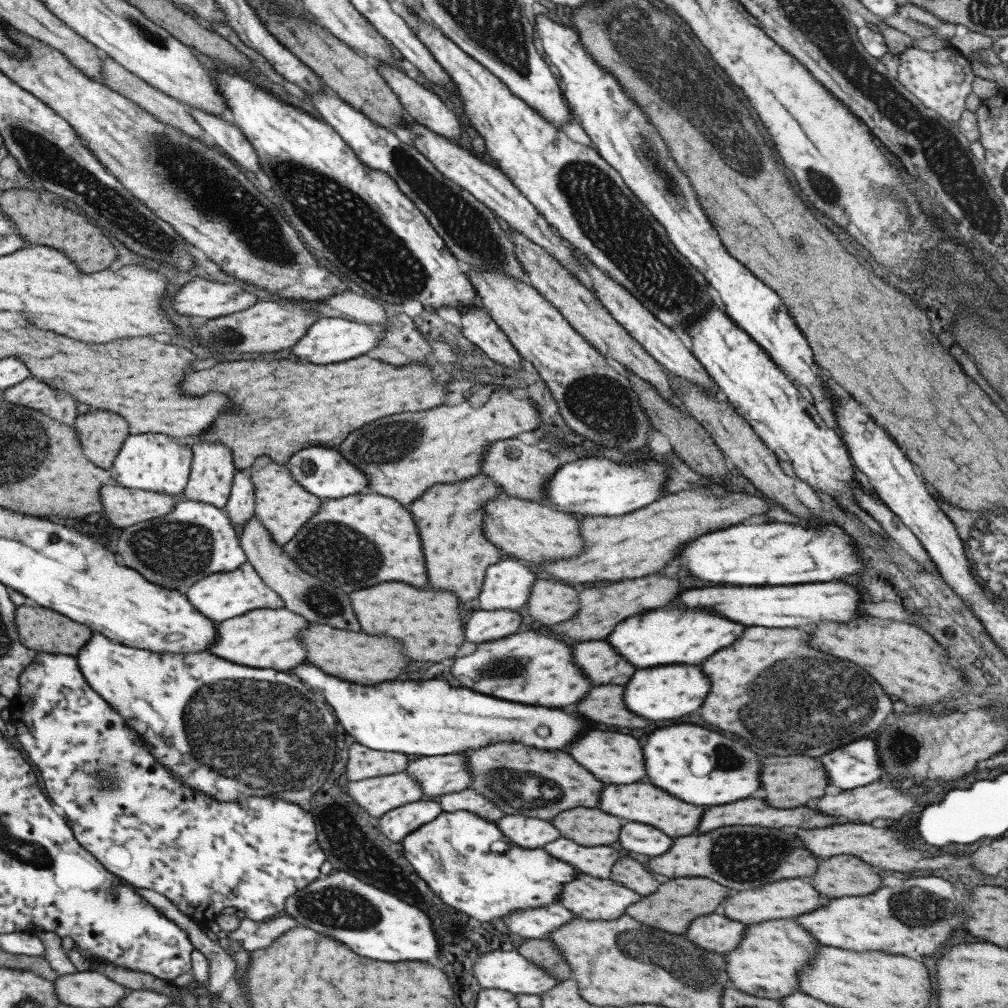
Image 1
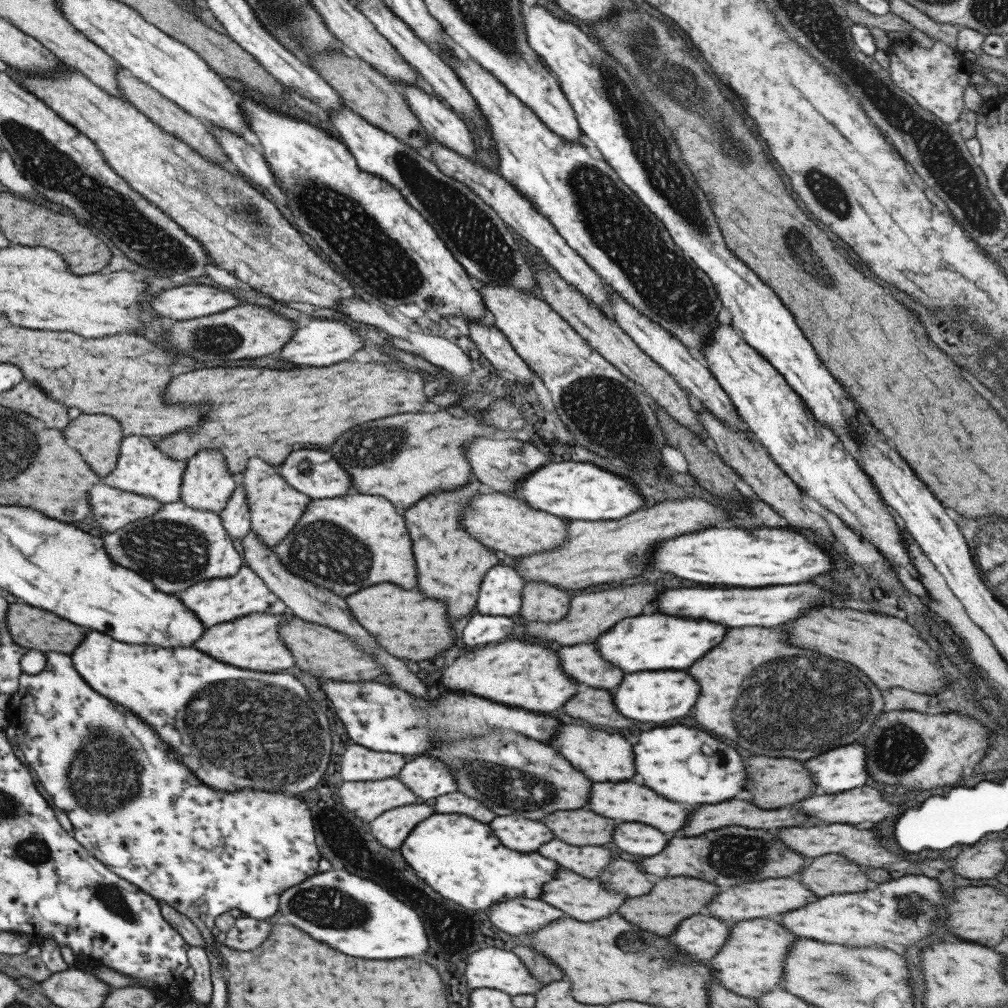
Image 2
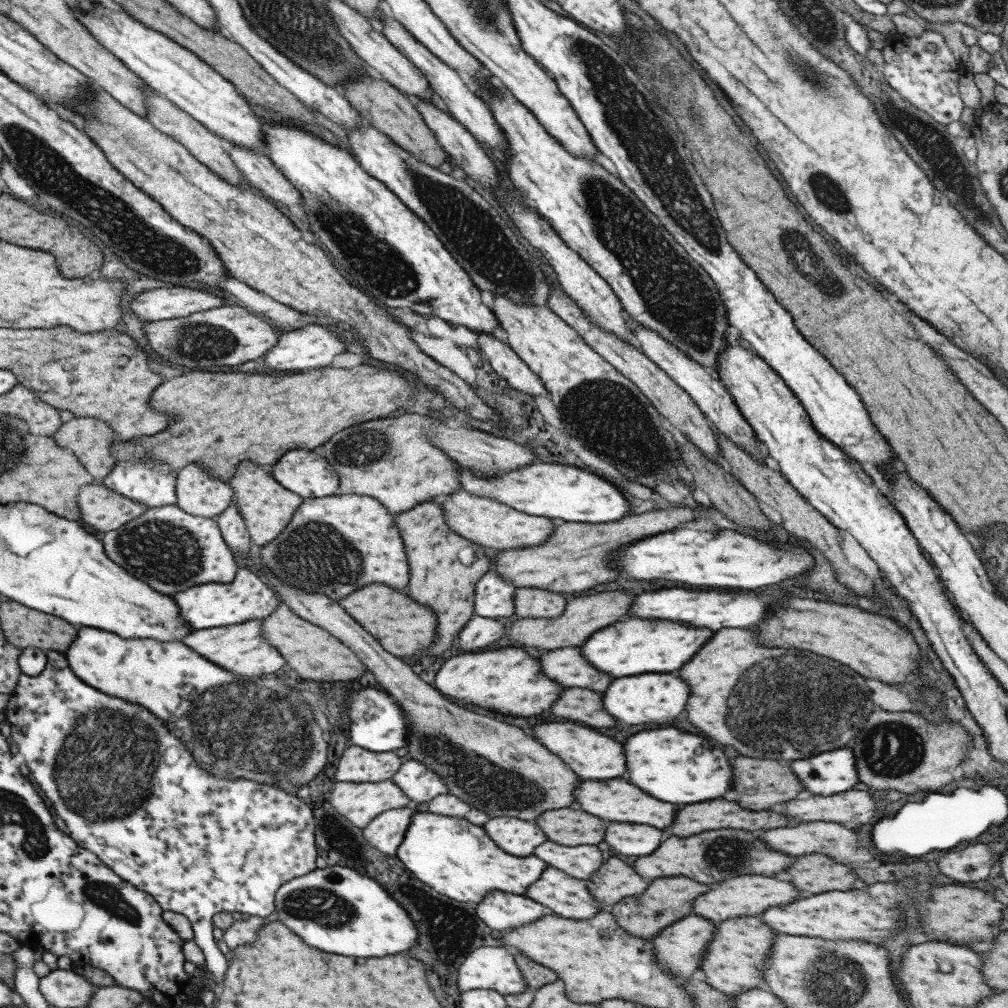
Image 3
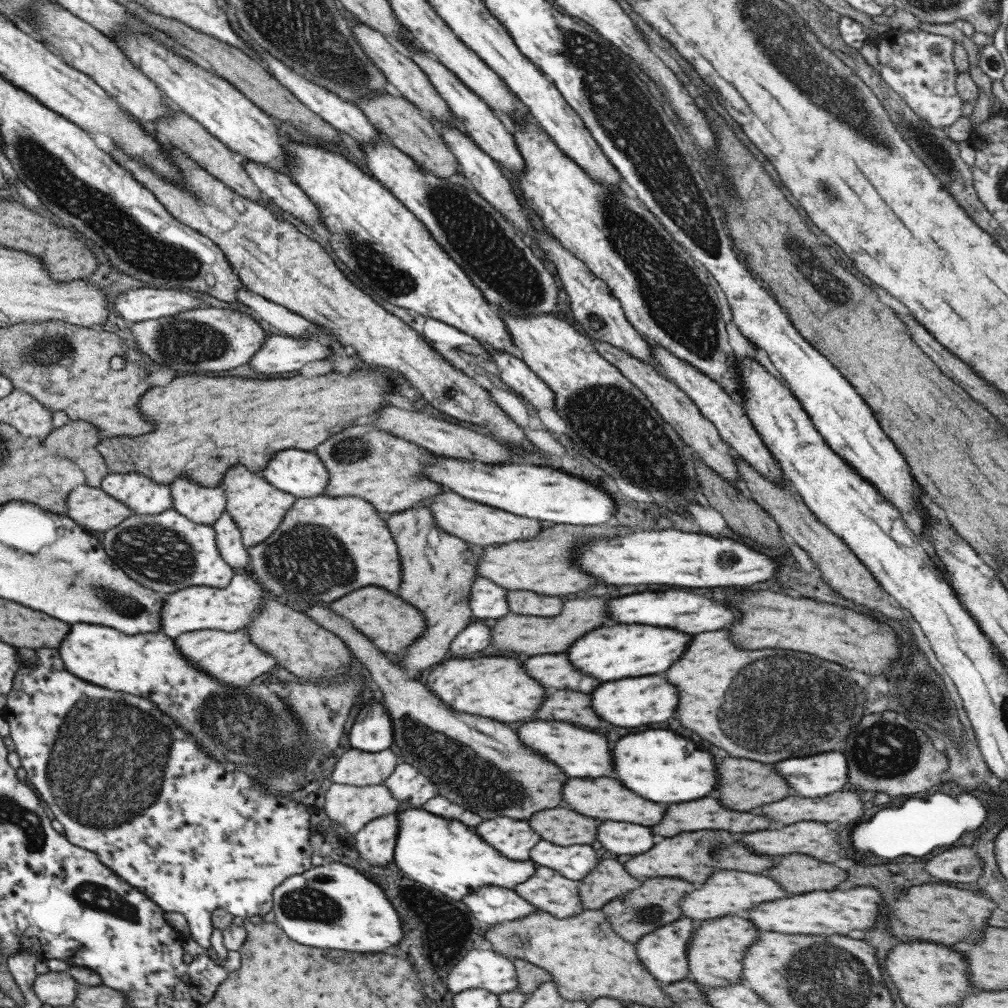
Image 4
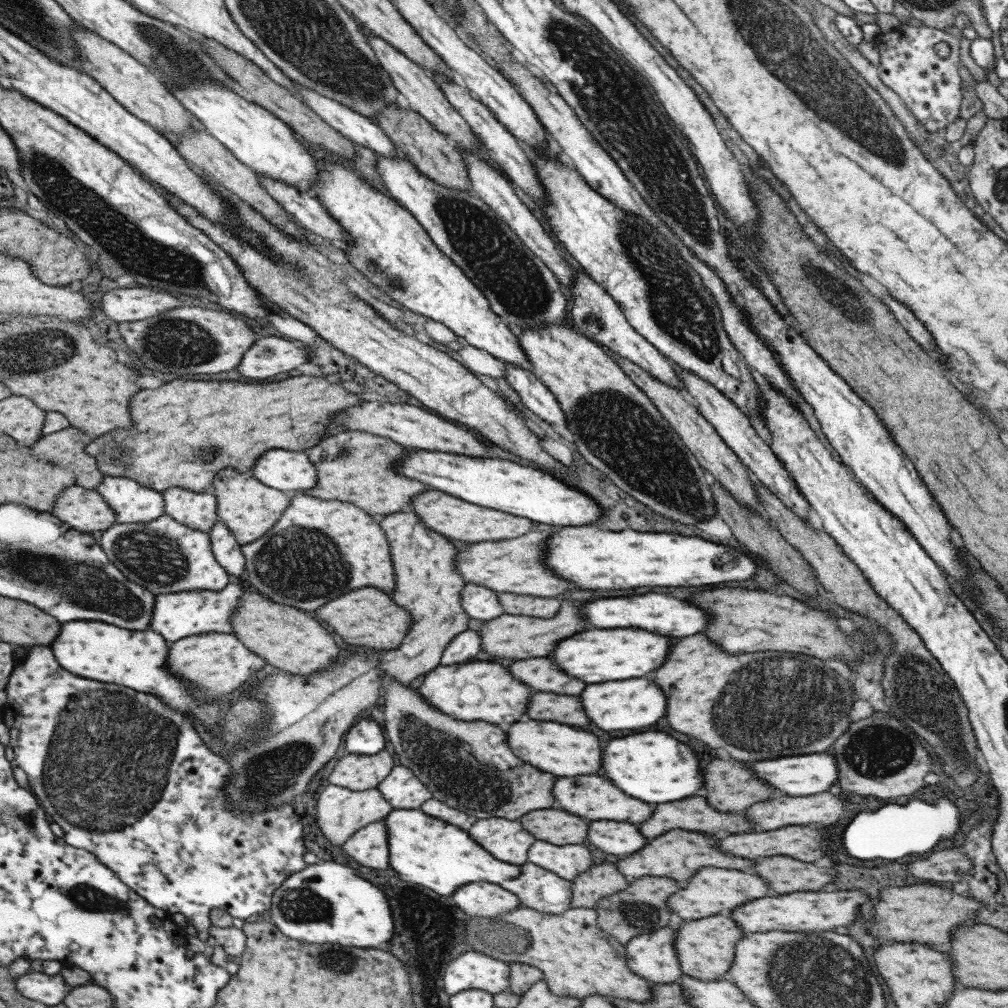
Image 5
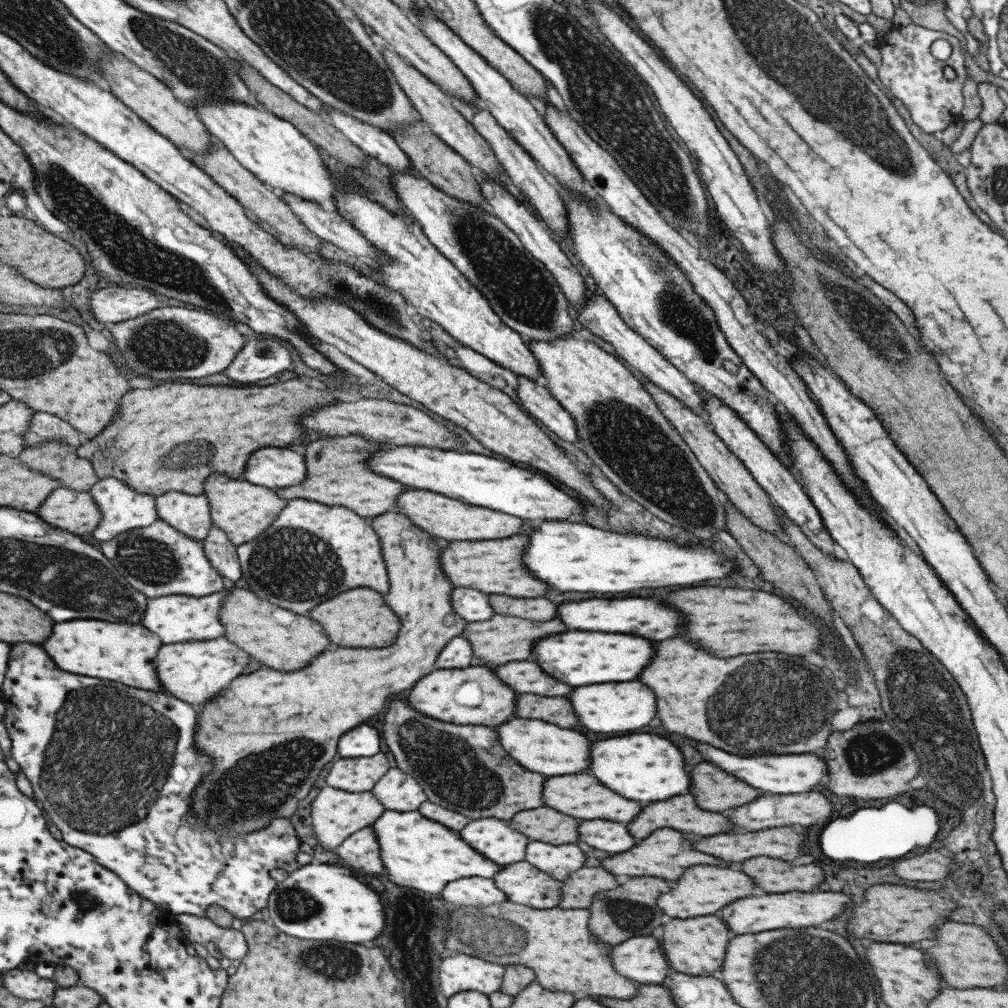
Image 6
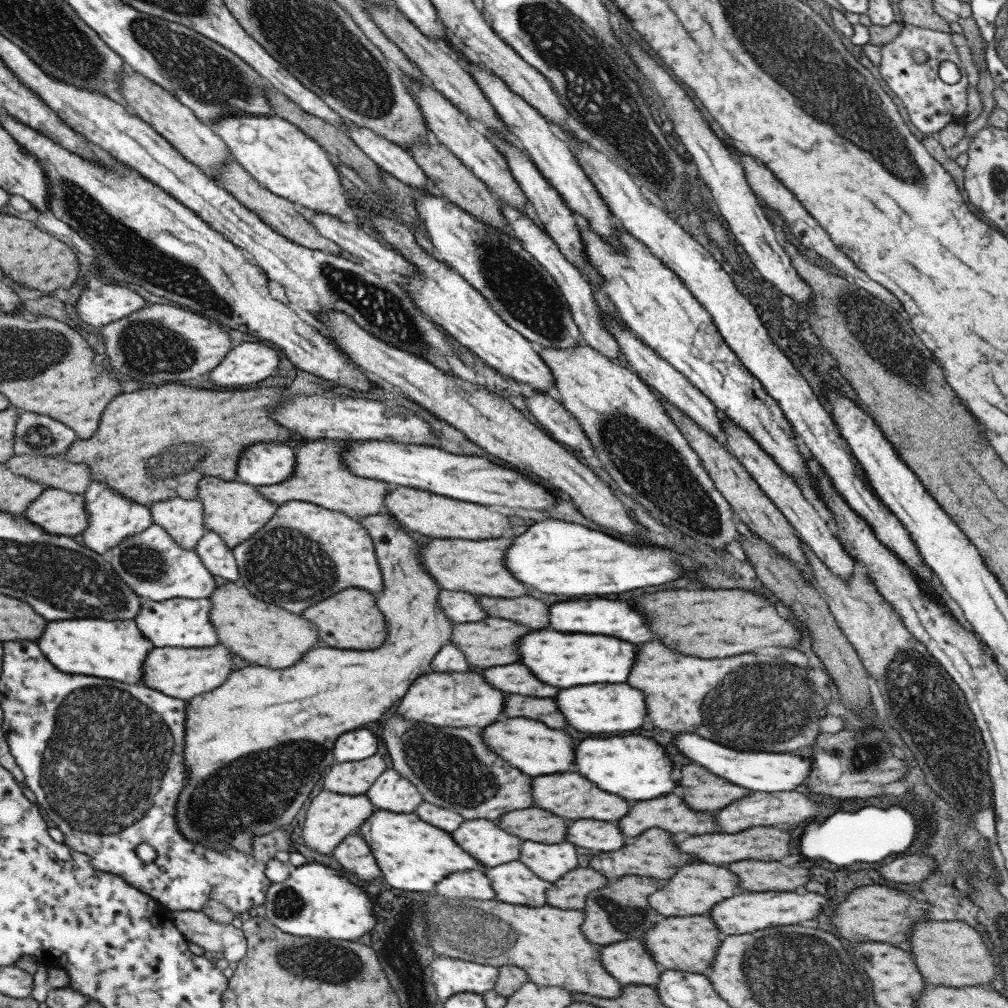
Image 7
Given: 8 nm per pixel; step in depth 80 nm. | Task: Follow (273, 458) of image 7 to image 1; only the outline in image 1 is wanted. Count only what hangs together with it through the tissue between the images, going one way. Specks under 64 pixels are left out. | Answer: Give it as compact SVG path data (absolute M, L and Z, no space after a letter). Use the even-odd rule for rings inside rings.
M316 446L295 451L295 454L288 458L285 466L297 484L320 499L340 499L344 496L369 492L366 483L368 478L364 472L354 467L334 447Z

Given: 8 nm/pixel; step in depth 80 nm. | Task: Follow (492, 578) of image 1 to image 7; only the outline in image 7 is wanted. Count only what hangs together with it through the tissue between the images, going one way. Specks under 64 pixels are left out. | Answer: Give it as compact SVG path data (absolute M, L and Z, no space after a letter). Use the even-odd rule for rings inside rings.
M440 589L438 603L445 616L454 623L477 622L486 617L478 597L468 592Z

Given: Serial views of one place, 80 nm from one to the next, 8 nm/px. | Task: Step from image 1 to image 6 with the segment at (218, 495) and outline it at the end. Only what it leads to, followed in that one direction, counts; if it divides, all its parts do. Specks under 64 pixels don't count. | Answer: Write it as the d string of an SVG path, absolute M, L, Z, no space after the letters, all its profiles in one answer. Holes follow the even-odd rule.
M167 491L155 499L159 520L167 521L176 531L192 539L201 541L207 536L212 522L205 495Z

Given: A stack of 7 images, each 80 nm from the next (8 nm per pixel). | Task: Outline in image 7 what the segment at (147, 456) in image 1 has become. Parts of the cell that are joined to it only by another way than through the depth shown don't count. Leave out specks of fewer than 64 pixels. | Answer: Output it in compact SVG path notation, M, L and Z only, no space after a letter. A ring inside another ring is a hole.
M90 481L83 496L88 525L83 529L83 532L80 532L80 535L83 538L83 546L90 548L98 555L104 556L106 550L117 545L121 539L137 535L152 523L149 506L137 504L134 500L120 495L108 487L108 484Z

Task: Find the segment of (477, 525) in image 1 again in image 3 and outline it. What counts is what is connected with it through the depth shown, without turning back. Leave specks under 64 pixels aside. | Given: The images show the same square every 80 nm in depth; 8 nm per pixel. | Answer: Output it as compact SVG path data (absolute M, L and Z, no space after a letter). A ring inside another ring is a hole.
M439 499L423 501L394 515L394 523L408 558L407 595L416 603L429 606L437 618L437 636L433 644L425 649L433 657L455 644L455 634L473 616L474 584L490 570L491 565L482 547L456 535L448 527L440 503Z

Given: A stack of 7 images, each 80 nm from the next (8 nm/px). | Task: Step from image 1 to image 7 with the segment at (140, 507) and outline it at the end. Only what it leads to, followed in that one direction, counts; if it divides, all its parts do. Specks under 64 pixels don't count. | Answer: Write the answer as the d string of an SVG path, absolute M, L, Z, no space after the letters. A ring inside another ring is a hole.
M46 488L28 504L21 514L43 532L69 536L80 534L87 528L83 494L71 494L63 489Z

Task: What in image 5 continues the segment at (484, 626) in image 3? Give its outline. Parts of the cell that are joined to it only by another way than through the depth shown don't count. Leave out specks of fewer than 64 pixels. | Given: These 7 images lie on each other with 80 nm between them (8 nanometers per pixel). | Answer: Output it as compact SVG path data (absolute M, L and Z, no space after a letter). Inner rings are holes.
M465 629L455 636L441 654L439 665L451 666L451 664L467 664L474 660L480 651L479 633L470 629Z

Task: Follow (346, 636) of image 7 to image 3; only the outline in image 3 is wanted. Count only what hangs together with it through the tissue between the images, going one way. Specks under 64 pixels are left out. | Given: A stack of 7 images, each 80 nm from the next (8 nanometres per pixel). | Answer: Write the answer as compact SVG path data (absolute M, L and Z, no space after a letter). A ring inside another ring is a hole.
M369 584L365 588L351 592L349 596L344 596L338 603L361 628L365 628L371 636L375 636L375 640L381 644L385 652L391 652L393 656L417 656L427 649L435 638L435 613L431 614L429 608L423 608L423 605L416 603L409 595L399 594L387 586Z

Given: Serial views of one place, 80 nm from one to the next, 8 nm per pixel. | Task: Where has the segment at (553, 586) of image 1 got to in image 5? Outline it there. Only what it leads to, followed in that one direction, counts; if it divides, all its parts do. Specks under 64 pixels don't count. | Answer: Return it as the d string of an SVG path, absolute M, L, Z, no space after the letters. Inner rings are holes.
M510 592L498 593L499 604L505 614L551 618L560 607L555 597L543 598L529 595L513 595Z

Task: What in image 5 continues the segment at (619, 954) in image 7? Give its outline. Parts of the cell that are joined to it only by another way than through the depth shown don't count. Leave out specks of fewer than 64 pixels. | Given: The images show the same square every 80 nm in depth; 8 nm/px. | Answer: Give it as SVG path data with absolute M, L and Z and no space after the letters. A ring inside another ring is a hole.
M664 926L628 940L624 944L627 966L650 984L675 983L682 975L673 946L676 928Z

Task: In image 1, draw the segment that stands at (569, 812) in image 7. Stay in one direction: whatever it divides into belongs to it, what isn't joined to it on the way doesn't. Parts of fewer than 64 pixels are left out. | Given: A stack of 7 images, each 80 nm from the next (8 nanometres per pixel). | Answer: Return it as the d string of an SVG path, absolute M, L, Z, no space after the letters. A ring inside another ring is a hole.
M641 782L625 784L625 786L607 784L601 792L601 798L599 798L599 810L613 814L617 818L623 818L623 820L651 824L671 838L679 838L679 836L687 836L687 834L695 832L695 828L701 820L701 814L703 814L701 808L679 802L675 796L667 796L667 792L661 792L655 786L641 784Z

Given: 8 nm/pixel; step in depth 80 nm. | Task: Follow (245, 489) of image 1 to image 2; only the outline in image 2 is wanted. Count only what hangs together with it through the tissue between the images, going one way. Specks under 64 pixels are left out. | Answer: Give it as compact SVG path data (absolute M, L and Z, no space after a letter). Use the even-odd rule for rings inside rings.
M235 477L235 481L236 487L218 515L230 539L240 537L241 540L250 529L250 512L244 486L239 483L238 477Z

